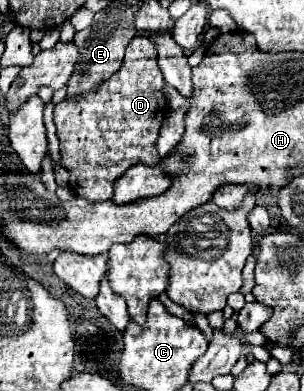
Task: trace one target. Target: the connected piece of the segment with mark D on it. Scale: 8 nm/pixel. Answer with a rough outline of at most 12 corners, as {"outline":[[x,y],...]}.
{"outline":[[156,45],[54,107],[60,163],[88,201],[160,163]]}

